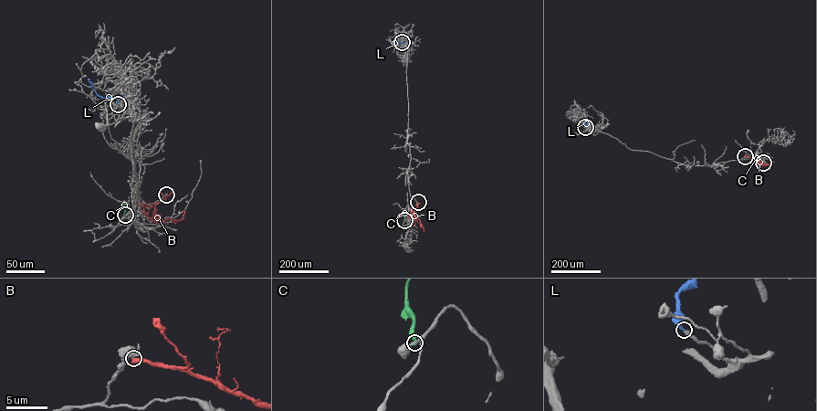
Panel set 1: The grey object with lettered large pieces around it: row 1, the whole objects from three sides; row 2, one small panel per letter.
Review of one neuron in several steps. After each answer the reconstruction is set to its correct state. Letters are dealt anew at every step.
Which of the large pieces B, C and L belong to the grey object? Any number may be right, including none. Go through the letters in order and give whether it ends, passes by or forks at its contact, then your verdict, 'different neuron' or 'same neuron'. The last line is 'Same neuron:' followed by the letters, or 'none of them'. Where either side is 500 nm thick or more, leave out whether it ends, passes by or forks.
B: different neuron
C: it ends there; different neuron
L: it ends there; same neuron
Same neuron: L

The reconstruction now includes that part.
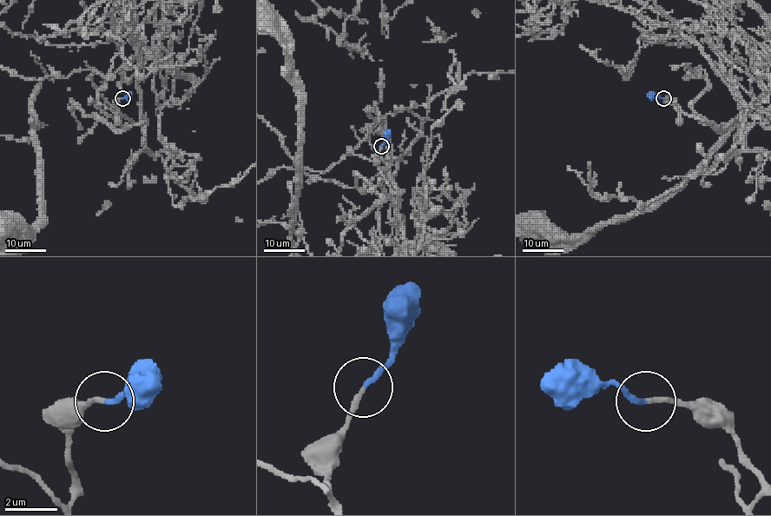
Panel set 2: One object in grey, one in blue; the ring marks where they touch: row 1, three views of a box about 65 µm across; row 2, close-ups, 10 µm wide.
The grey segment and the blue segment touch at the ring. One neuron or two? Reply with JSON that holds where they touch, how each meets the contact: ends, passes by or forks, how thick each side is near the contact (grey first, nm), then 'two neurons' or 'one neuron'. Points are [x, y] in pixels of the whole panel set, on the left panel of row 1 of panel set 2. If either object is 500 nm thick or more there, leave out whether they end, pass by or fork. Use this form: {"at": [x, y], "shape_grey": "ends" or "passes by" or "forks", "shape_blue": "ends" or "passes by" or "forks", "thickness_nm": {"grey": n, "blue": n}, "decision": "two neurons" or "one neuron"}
{"at": [122, 98], "shape_grey": "ends", "shape_blue": "ends", "thickness_nm": {"grey": 190, "blue": 200}, "decision": "one neuron"}

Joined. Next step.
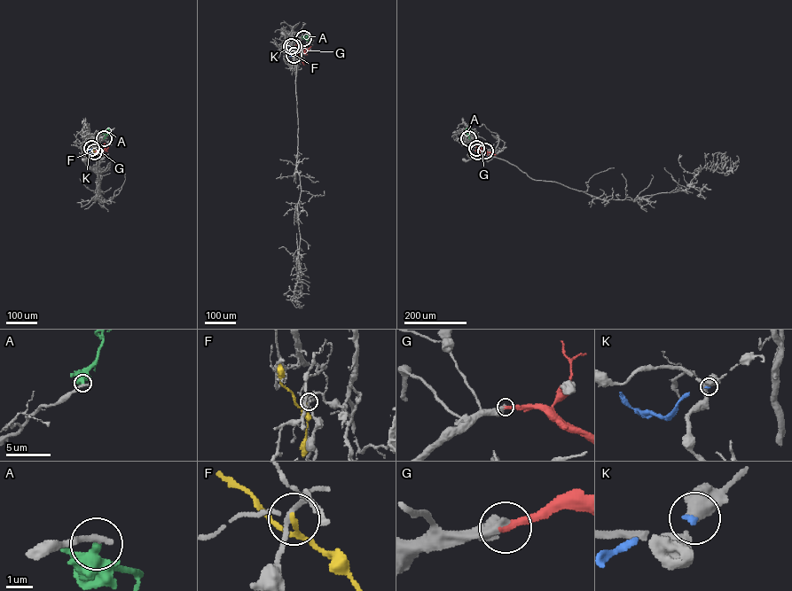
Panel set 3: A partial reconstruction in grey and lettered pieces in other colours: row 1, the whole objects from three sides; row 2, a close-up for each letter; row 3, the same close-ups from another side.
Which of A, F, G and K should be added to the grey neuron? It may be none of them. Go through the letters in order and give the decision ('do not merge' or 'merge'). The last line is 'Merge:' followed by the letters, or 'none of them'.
A: do not merge
F: do not merge
G: merge
K: do not merge
Merge: G

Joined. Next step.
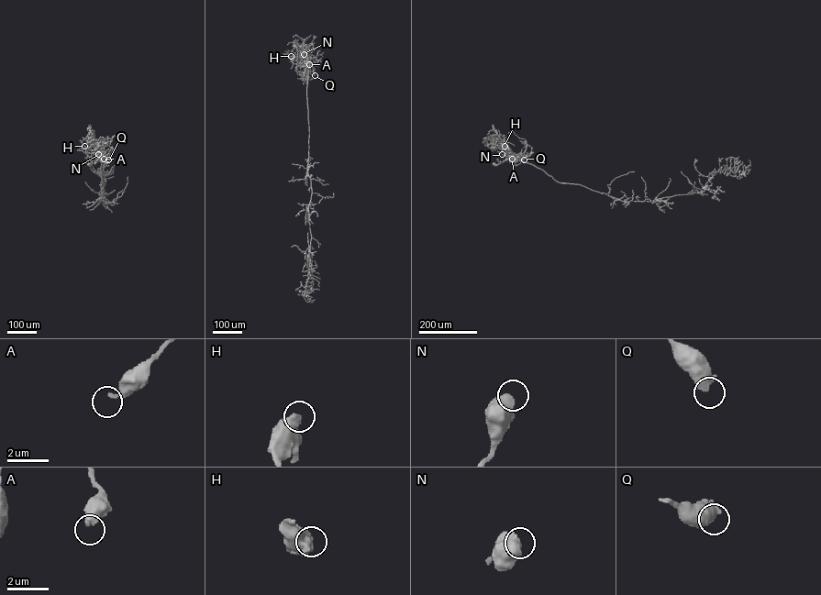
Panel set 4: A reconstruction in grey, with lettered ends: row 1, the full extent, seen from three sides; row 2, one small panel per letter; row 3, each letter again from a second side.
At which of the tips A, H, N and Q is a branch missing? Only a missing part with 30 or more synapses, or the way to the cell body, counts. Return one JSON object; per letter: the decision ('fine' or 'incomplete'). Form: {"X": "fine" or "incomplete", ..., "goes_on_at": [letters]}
{"A": "fine", "H": "fine", "N": "fine", "Q": "fine", "goes_on_at": []}

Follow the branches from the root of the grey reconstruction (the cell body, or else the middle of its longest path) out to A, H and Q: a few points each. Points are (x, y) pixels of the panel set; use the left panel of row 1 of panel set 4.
A: (88, 164), (92, 163), (92, 153), (97, 157), (104, 156), (104, 159)
H: (88, 164), (92, 163), (92, 153), (97, 157), (95, 152), (88, 152), (84, 146)
Q: (88, 164), (92, 163), (92, 153), (108, 159)

